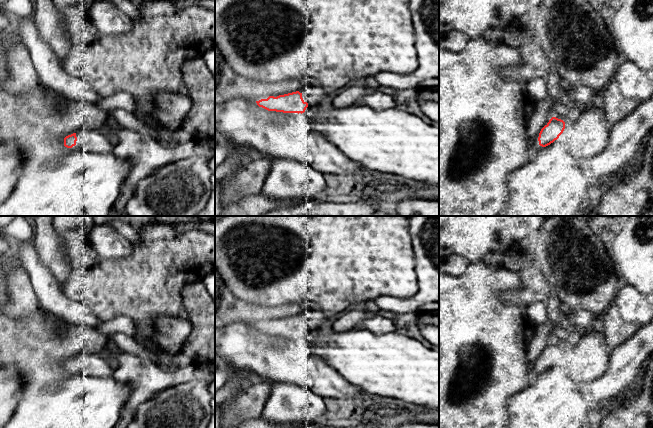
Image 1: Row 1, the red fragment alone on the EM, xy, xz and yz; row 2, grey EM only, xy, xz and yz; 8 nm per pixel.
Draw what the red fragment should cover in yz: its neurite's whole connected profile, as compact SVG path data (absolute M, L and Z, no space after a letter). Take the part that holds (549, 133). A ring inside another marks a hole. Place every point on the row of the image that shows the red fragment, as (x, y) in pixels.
M552 117L541 129L534 140L533 149L542 150L559 138L565 129L565 122L556 117Z

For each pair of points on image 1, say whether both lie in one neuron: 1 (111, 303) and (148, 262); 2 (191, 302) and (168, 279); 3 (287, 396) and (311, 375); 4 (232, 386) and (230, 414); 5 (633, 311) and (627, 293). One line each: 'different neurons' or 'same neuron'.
1: same neuron
2: different neurons
3: different neurons
4: different neurons
5: same neuron

